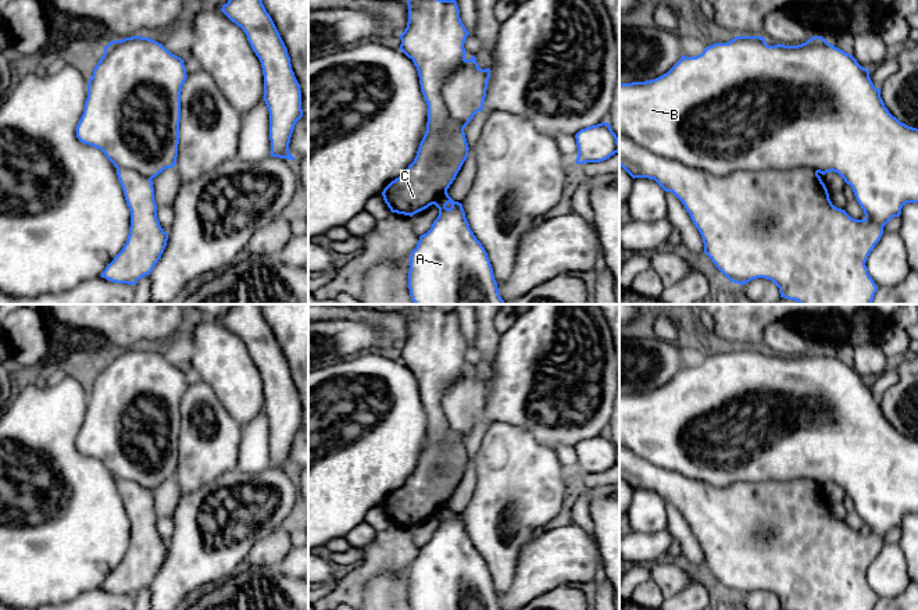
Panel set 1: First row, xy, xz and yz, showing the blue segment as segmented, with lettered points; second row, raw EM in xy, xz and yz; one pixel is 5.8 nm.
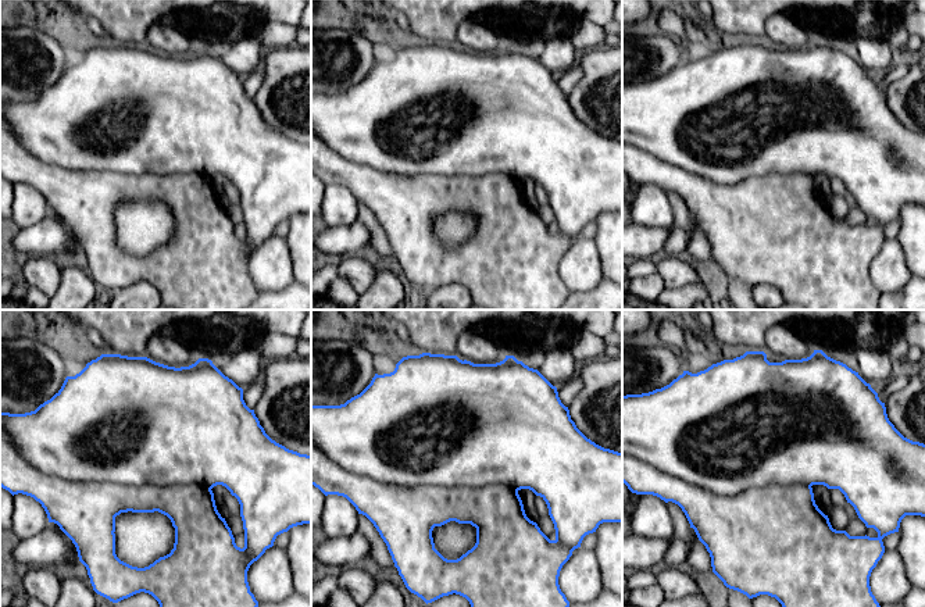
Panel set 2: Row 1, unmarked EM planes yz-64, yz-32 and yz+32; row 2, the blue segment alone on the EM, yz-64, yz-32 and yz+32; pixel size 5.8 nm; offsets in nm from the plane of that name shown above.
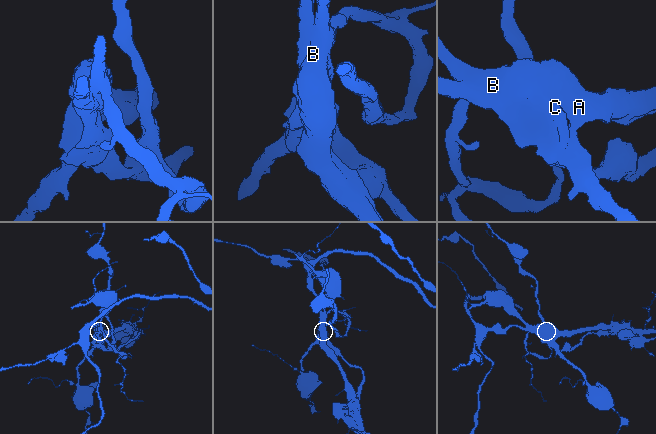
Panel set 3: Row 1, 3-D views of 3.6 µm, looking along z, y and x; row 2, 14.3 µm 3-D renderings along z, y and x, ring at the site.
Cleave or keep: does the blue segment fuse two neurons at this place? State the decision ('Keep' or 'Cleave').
Cleave

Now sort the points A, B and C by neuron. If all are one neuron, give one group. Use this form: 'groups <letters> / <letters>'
groups A B / C

